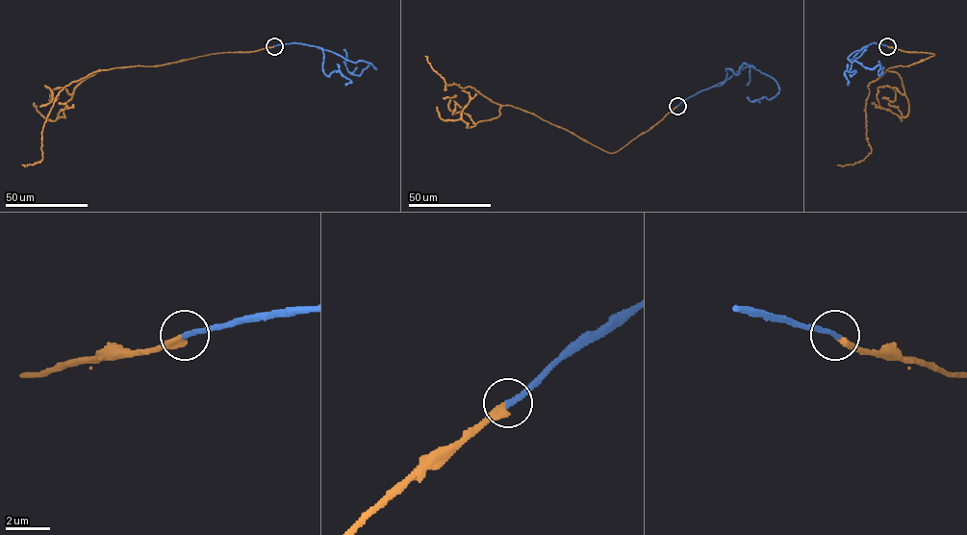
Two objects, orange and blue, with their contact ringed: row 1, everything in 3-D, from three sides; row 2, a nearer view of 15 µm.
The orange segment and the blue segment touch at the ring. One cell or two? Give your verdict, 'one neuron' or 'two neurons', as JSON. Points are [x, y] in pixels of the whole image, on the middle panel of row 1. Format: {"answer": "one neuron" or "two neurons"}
{"answer": "one neuron"}

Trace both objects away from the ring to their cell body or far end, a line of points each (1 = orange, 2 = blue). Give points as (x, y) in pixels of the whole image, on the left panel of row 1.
1: (273, 45), (161, 65), (97, 70), (72, 82), (59, 92), (47, 116), (41, 132), (42, 159), (22, 165)
2: (273, 45), (305, 43), (353, 62), (368, 62), (376, 68), (369, 64), (359, 75), (353, 74), (343, 61)

